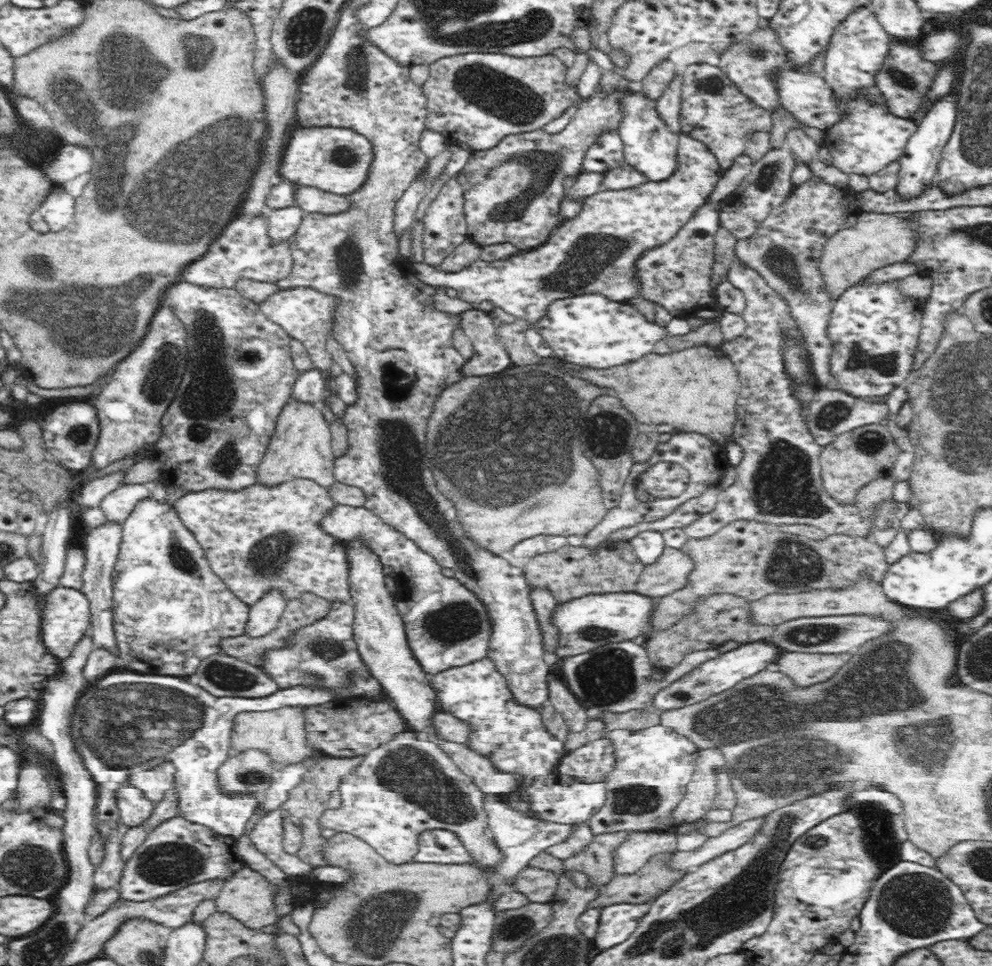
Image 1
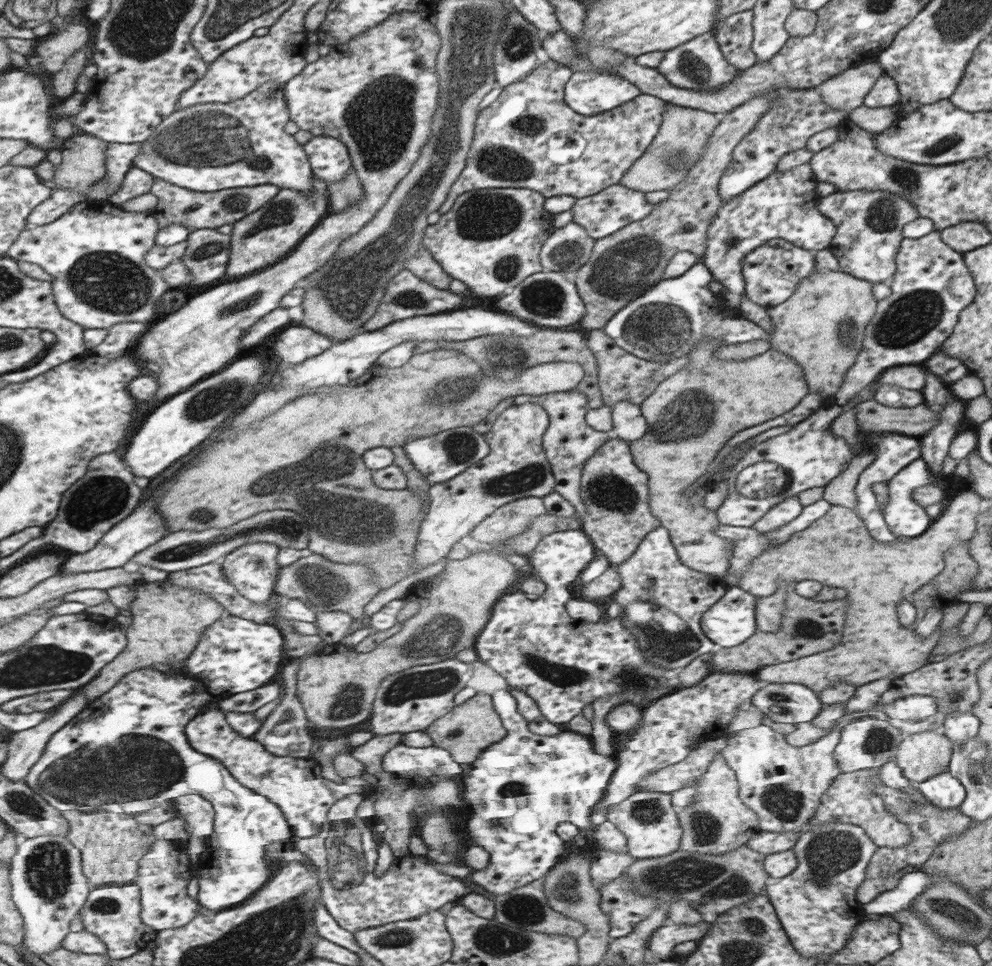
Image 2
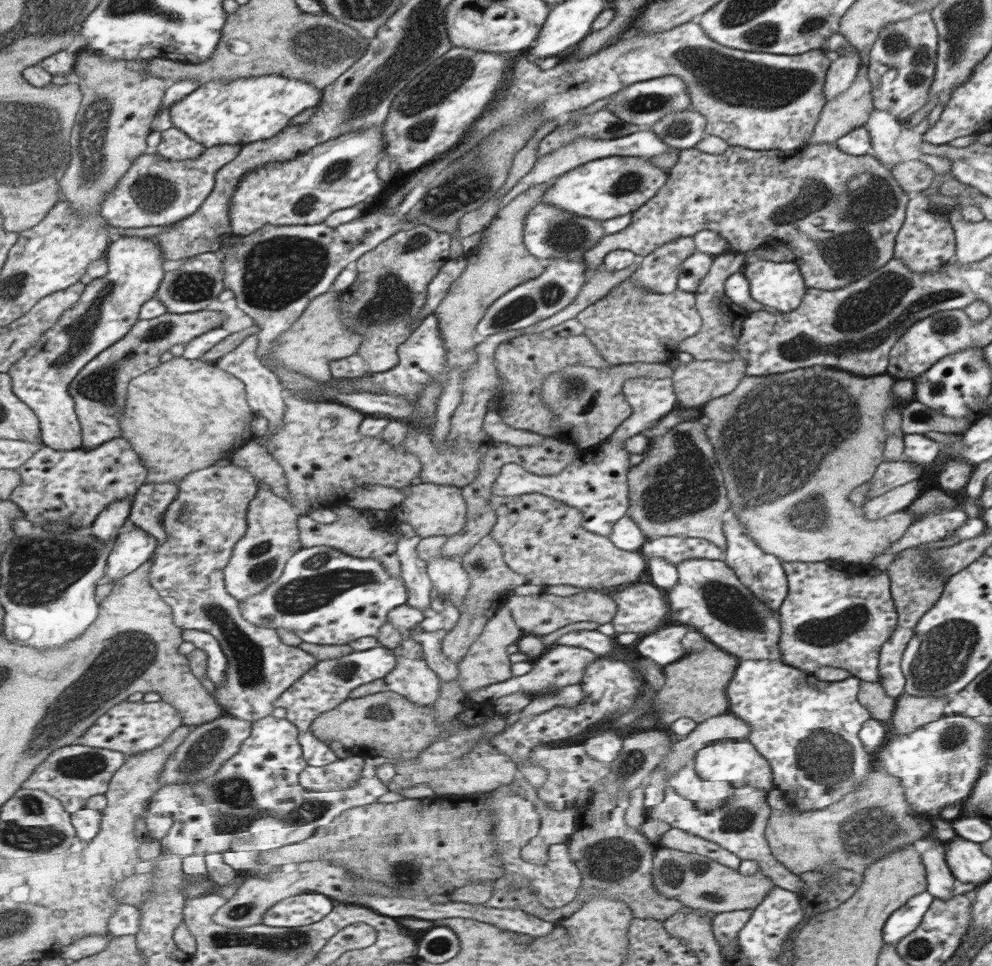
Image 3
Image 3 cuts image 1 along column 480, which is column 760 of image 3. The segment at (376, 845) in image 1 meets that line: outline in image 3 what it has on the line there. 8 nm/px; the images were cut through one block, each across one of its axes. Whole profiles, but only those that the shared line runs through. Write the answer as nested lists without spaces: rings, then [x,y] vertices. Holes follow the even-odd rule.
[[[667,784],[663,788],[663,800],[657,806],[653,806],[651,810],[647,810],[645,818],[649,822],[653,822],[653,820],[667,822],[671,828],[677,828],[677,830],[683,830],[687,834],[699,836],[703,840],[715,842],[721,848],[733,852],[739,860],[753,860],[753,862],[757,862],[759,870],[763,874],[767,874],[767,878],[771,878],[771,882],[775,882],[777,888],[783,888],[783,890],[787,890],[791,894],[805,892],[805,886],[799,880],[799,876],[795,876],[789,870],[785,870],[785,866],[775,862],[775,858],[769,854],[767,842],[763,838],[763,830],[769,824],[769,816],[771,816],[773,810],[771,810],[771,806],[767,802],[769,802],[769,792],[759,790],[755,786],[743,786],[743,788],[735,788],[735,794],[721,808],[715,808],[713,812],[703,812],[703,810],[699,810],[695,806],[695,802],[679,796]]]

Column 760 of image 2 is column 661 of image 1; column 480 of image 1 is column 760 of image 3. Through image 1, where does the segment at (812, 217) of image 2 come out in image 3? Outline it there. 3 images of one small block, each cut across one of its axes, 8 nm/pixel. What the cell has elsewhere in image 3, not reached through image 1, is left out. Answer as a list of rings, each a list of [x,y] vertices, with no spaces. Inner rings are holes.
[[[753,260],[741,268],[749,280],[751,296],[763,306],[771,306],[779,312],[793,312],[807,294],[805,278],[795,262],[769,262]]]

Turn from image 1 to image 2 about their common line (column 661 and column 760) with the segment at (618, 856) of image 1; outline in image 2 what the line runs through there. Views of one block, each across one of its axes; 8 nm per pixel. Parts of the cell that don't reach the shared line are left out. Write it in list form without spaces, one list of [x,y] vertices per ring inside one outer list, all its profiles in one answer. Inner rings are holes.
[[[867,768],[867,770],[857,770],[851,774],[839,774],[829,790],[821,796],[821,804],[819,810],[809,818],[809,822],[801,828],[801,830],[791,830],[791,832],[757,832],[747,840],[747,848],[755,850],[759,854],[771,856],[771,854],[779,854],[779,852],[787,852],[795,846],[795,842],[799,840],[801,834],[811,832],[813,828],[821,828],[821,826],[831,826],[831,824],[853,824],[859,828],[865,828],[871,836],[871,840],[875,840],[875,844],[879,844],[881,848],[891,848],[891,850],[903,850],[905,844],[913,842],[911,830],[907,824],[901,824],[895,816],[891,816],[883,804],[881,794],[877,792],[877,788],[881,786],[881,778],[879,778],[879,770],[875,768]]]

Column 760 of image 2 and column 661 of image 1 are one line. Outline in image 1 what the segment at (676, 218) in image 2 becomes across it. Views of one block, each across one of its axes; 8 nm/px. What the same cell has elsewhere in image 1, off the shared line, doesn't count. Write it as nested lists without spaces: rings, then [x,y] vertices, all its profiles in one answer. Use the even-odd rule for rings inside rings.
[[[674,76],[666,92],[656,100],[656,112],[670,132],[680,134],[680,106],[682,106],[682,76]]]

